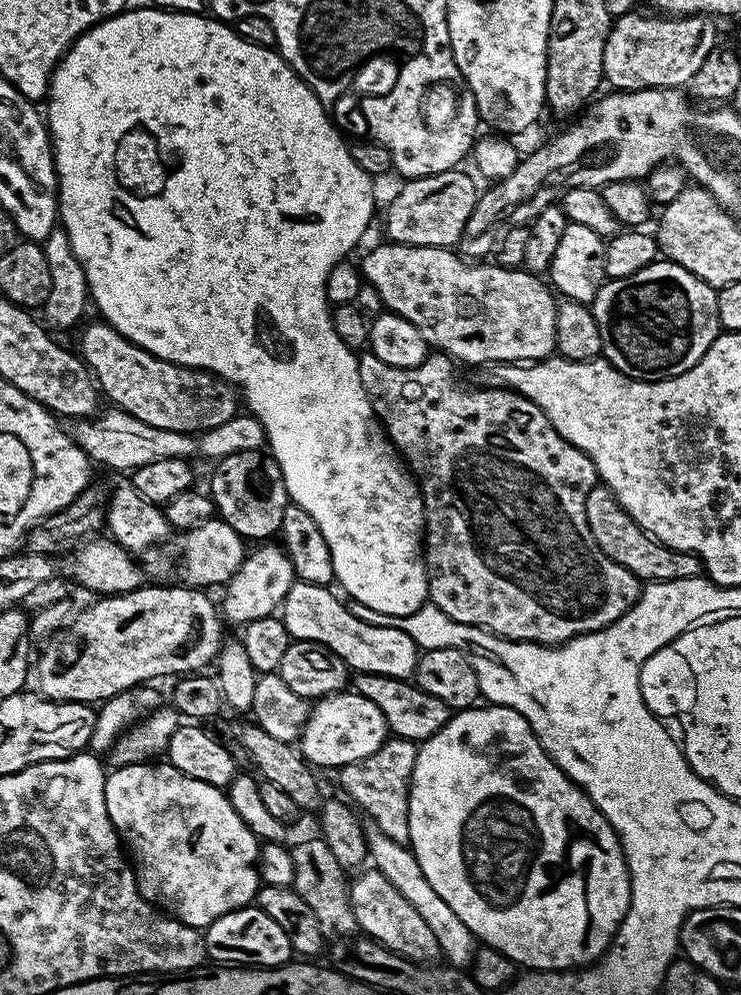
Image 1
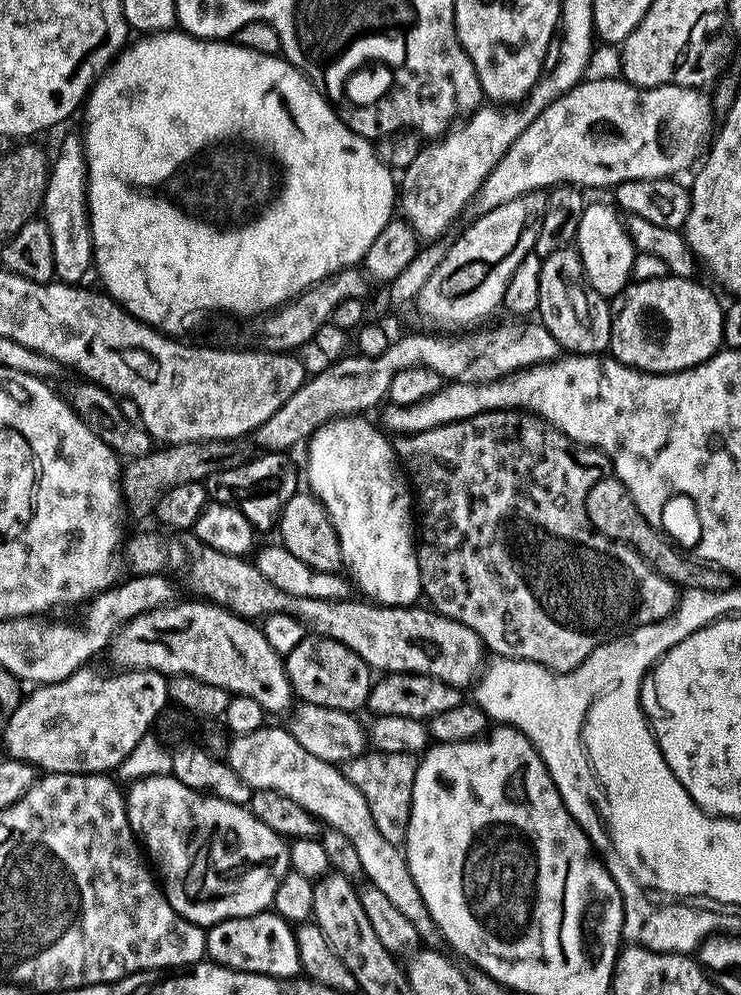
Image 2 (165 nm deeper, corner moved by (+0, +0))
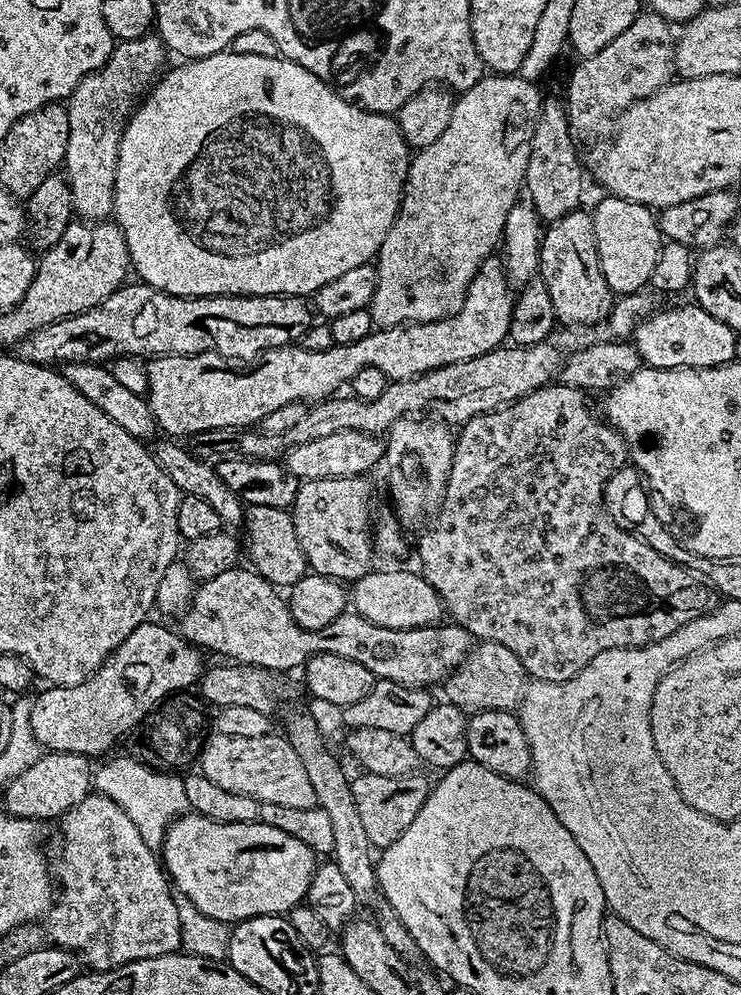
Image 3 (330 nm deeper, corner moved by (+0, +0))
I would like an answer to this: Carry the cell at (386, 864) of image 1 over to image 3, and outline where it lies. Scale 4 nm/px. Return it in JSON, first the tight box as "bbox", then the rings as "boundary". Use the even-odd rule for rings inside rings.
{"bbox":[198,731,317,807],"boundary":[[[213,731],[200,750],[198,772],[210,778],[215,785],[222,786],[222,790],[247,794],[261,804],[317,807],[314,786],[310,786],[310,778],[306,778],[306,766],[302,766],[302,758],[294,754],[287,739],[280,734],[269,734],[262,738],[234,738]]]}

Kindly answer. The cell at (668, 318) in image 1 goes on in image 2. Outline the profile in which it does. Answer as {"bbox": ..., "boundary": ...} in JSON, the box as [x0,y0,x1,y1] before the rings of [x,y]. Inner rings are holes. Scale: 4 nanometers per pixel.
{"bbox":[611,274,724,374],"boundary":[[[669,274],[629,283],[614,300],[611,355],[628,368],[663,374],[693,368],[721,351],[724,308],[698,281]]]}

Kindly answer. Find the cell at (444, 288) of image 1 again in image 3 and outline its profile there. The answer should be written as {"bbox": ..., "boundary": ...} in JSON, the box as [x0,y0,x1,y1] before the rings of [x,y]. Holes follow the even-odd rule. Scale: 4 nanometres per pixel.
{"bbox":[14,282,314,365],"boundary":[[[143,282],[125,283],[121,285],[115,292],[108,295],[101,304],[91,307],[88,311],[80,312],[78,315],[69,316],[66,319],[55,320],[54,323],[46,324],[35,331],[32,331],[20,340],[14,346],[15,355],[22,360],[30,361],[32,364],[49,365],[57,363],[72,363],[74,361],[90,361],[92,363],[101,363],[108,361],[108,358],[118,356],[120,354],[138,354],[144,356],[143,358],[155,358],[158,356],[195,356],[198,350],[204,350],[209,347],[208,339],[212,336],[211,347],[216,350],[225,350],[224,348],[245,348],[248,352],[263,353],[270,348],[282,348],[285,346],[292,346],[299,341],[303,336],[304,331],[307,330],[308,325],[313,323],[314,312],[308,304],[303,295],[300,294],[281,294],[278,296],[172,296],[168,292],[161,292],[159,288],[151,287],[149,284]]]}

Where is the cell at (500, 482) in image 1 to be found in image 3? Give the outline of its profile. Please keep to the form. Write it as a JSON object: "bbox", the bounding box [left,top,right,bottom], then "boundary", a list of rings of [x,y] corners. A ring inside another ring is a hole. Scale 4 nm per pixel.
{"bbox":[419,382,710,682],"boundary":[[[551,382],[537,390],[537,392],[531,392],[523,396],[522,399],[515,400],[512,404],[505,404],[503,408],[496,408],[493,412],[487,412],[481,416],[476,416],[473,420],[468,420],[459,429],[458,435],[454,440],[452,465],[448,471],[448,481],[444,483],[444,494],[440,497],[438,507],[435,509],[435,512],[437,511],[436,517],[433,518],[432,525],[420,536],[419,571],[422,573],[424,580],[430,582],[430,586],[434,586],[434,590],[440,595],[441,605],[446,609],[447,615],[449,612],[449,614],[452,615],[449,617],[451,617],[455,623],[463,626],[477,641],[489,640],[490,642],[498,642],[502,646],[506,646],[506,650],[512,651],[513,654],[518,654],[518,658],[522,662],[525,673],[527,673],[532,680],[562,682],[563,680],[574,678],[574,674],[578,674],[578,670],[585,668],[598,654],[602,654],[611,648],[640,648],[644,644],[653,644],[656,640],[661,640],[670,634],[674,634],[674,630],[686,626],[692,620],[697,620],[699,616],[704,615],[710,608],[710,603],[708,604],[708,592],[710,593],[710,588],[705,581],[701,580],[699,576],[695,576],[690,570],[678,566],[673,560],[668,560],[662,554],[658,554],[658,550],[654,550],[649,544],[639,540],[637,536],[631,536],[629,532],[622,530],[608,515],[606,515],[604,511],[604,484],[610,478],[610,474],[614,474],[619,468],[625,467],[626,445],[619,432],[617,432],[611,424],[605,422],[601,417],[600,421],[599,418],[592,413],[592,408],[588,405],[587,398],[589,399],[585,389],[571,388],[568,384]]]}

